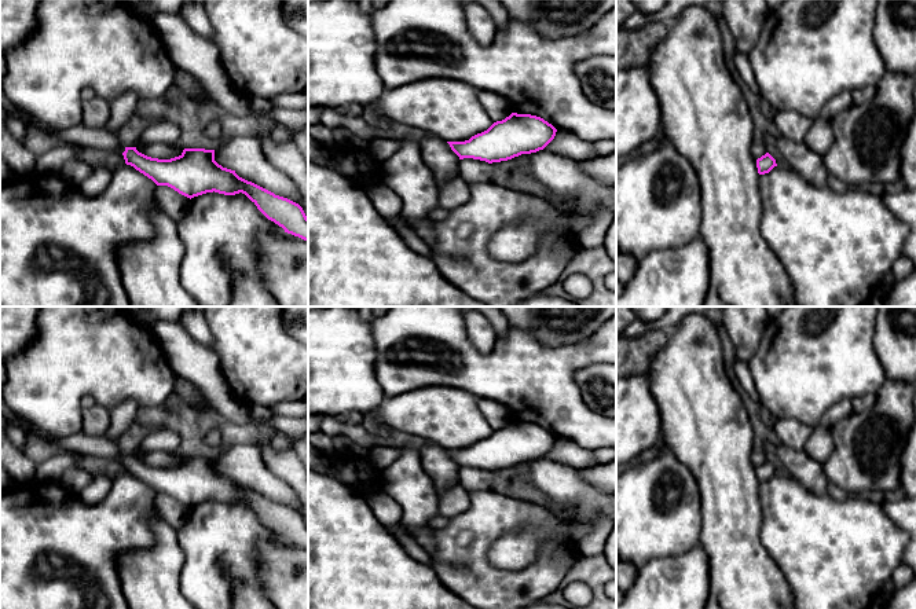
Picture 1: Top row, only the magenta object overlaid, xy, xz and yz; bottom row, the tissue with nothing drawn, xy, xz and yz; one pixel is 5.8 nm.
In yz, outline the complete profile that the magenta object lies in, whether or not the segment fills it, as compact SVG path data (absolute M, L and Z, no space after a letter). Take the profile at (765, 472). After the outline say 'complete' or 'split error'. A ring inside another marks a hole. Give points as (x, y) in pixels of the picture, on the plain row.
M769 461L756 467L759 483L769 481L774 474L777 474L776 467Z | complete

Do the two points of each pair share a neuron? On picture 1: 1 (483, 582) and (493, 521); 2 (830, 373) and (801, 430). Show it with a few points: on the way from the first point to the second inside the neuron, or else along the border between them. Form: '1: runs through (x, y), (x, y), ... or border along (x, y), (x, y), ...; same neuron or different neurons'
1: runs through (480, 567), (480, 536); same neuron
2: border along (777, 418), (795, 418), (813, 426); different neurons

